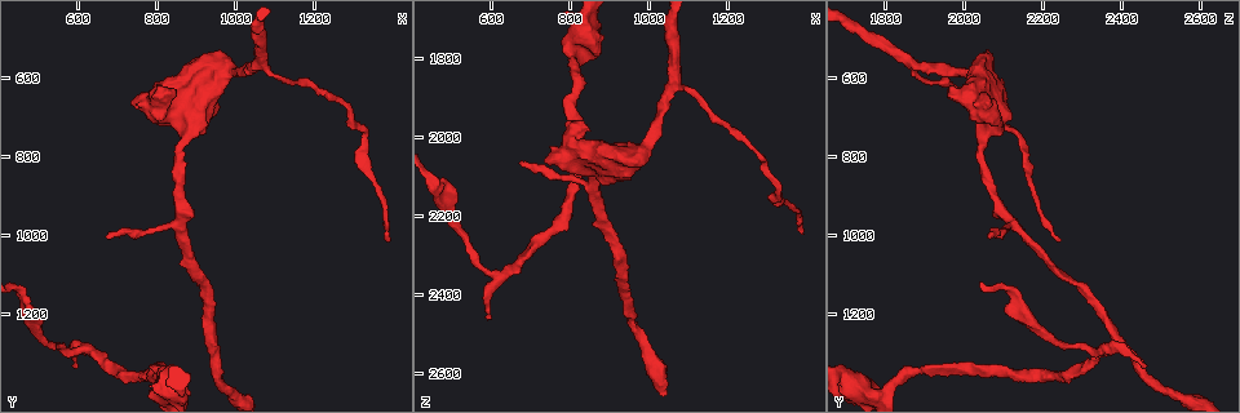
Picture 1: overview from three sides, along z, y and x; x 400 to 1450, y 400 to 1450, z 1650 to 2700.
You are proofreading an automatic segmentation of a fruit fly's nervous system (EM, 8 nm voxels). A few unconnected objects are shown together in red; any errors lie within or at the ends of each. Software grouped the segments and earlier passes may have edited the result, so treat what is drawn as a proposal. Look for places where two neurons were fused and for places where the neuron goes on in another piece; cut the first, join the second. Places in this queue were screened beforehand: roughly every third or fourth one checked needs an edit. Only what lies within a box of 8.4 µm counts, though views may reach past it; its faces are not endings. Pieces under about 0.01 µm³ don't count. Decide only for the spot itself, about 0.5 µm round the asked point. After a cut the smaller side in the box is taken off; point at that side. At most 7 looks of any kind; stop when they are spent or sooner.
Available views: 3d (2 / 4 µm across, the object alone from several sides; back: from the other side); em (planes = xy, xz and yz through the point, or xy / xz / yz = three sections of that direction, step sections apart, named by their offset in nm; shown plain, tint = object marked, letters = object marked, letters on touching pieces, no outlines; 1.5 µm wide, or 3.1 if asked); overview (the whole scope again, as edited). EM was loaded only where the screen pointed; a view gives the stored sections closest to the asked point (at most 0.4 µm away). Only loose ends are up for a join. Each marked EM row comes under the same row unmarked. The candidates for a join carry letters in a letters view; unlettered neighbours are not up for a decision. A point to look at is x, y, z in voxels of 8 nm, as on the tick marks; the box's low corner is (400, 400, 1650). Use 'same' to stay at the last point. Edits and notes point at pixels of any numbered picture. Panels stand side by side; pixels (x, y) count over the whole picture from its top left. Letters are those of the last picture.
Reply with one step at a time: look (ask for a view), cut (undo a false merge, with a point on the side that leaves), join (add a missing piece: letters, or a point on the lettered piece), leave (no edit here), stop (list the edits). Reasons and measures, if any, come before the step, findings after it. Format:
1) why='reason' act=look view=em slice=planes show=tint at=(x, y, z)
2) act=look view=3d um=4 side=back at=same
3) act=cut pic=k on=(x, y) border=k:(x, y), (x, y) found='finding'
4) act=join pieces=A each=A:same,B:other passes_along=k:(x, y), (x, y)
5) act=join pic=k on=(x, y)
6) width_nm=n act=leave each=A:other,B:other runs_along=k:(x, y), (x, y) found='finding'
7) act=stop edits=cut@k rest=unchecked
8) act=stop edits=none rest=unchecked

why='branch stops here' act=look view=3d um=4 at=(805, 605, 2015)

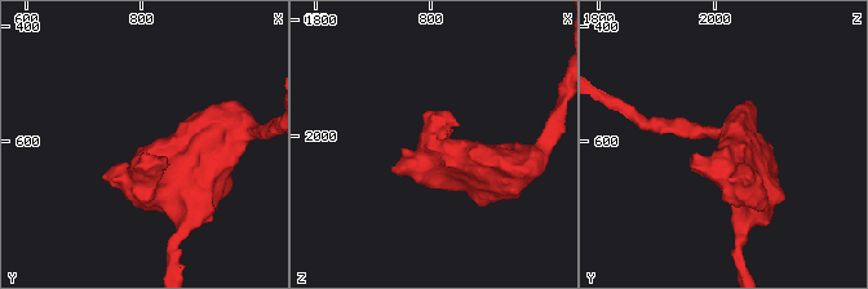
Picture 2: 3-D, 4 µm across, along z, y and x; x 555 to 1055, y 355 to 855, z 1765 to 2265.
act=look view=em slice=xy step=8 show=letters at=(810, 615, 2005)

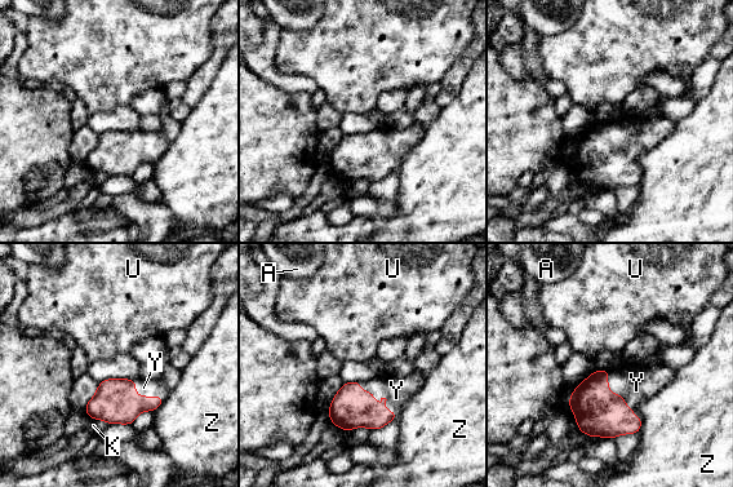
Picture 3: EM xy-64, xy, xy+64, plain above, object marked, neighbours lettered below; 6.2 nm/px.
why='another direction' act=look view=em slice=planes show=letters at=same

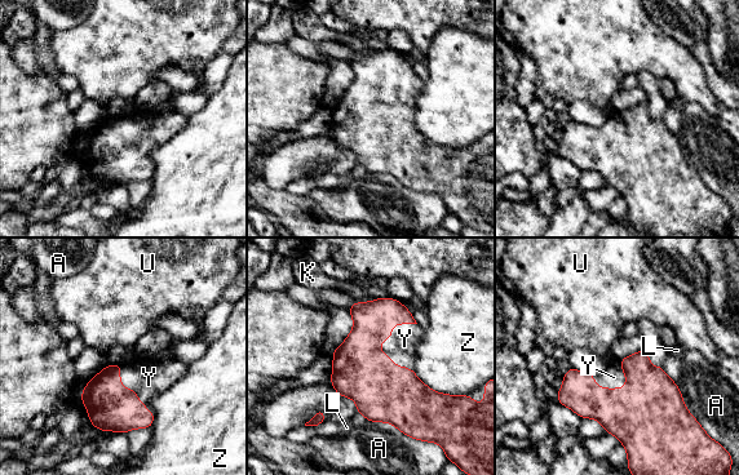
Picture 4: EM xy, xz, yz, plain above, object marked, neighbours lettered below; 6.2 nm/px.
act=join pic=4 on=(405, 338) each=A:other,K:other,L:other,U:other,Y:same,Z:other found='the neuron continues'

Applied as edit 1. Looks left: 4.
why='see it whole again' act=look view=overview

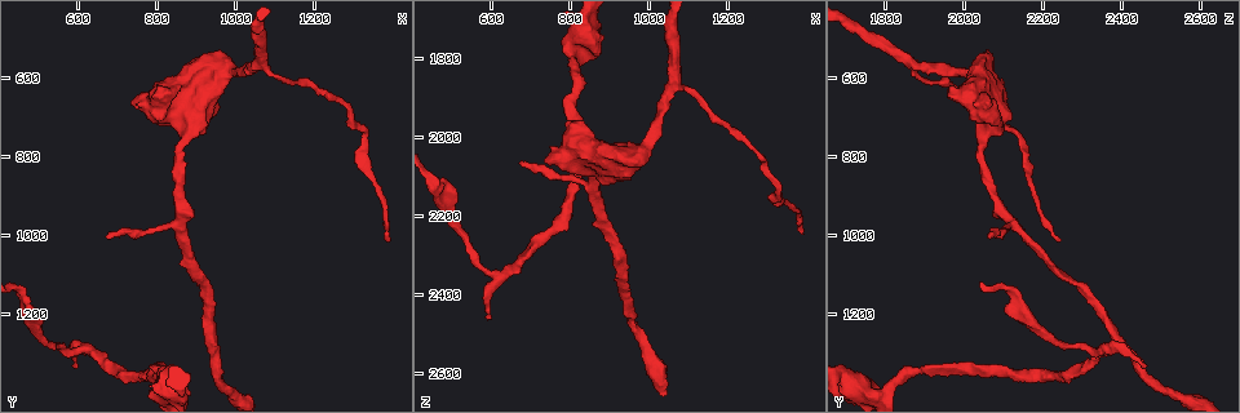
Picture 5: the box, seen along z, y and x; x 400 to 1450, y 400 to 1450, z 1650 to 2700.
why='free end' act=look view=em slice=planes show=letters at=(675, 1000, 2060)

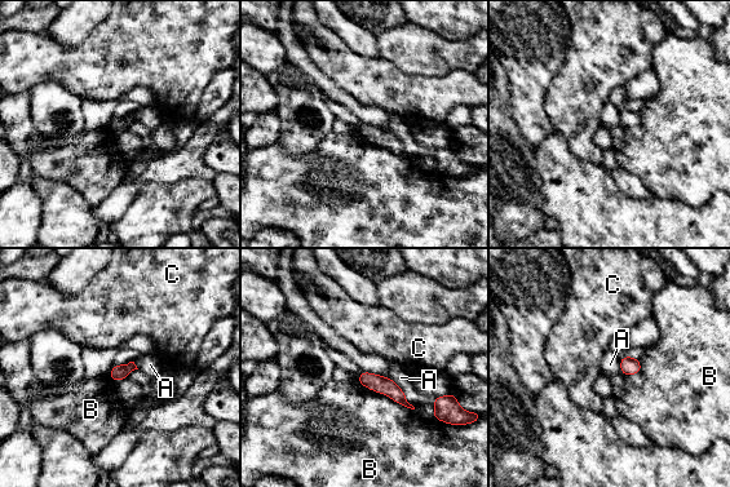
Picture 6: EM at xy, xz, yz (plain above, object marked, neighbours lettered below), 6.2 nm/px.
width_nm=100 act=leave each=A:other,B:other,C:other runs_along=6:(361, 377), (386, 385), (402, 401) found='none of them fits'

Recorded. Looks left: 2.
act=stop edits=join@4 rest=unchecked

